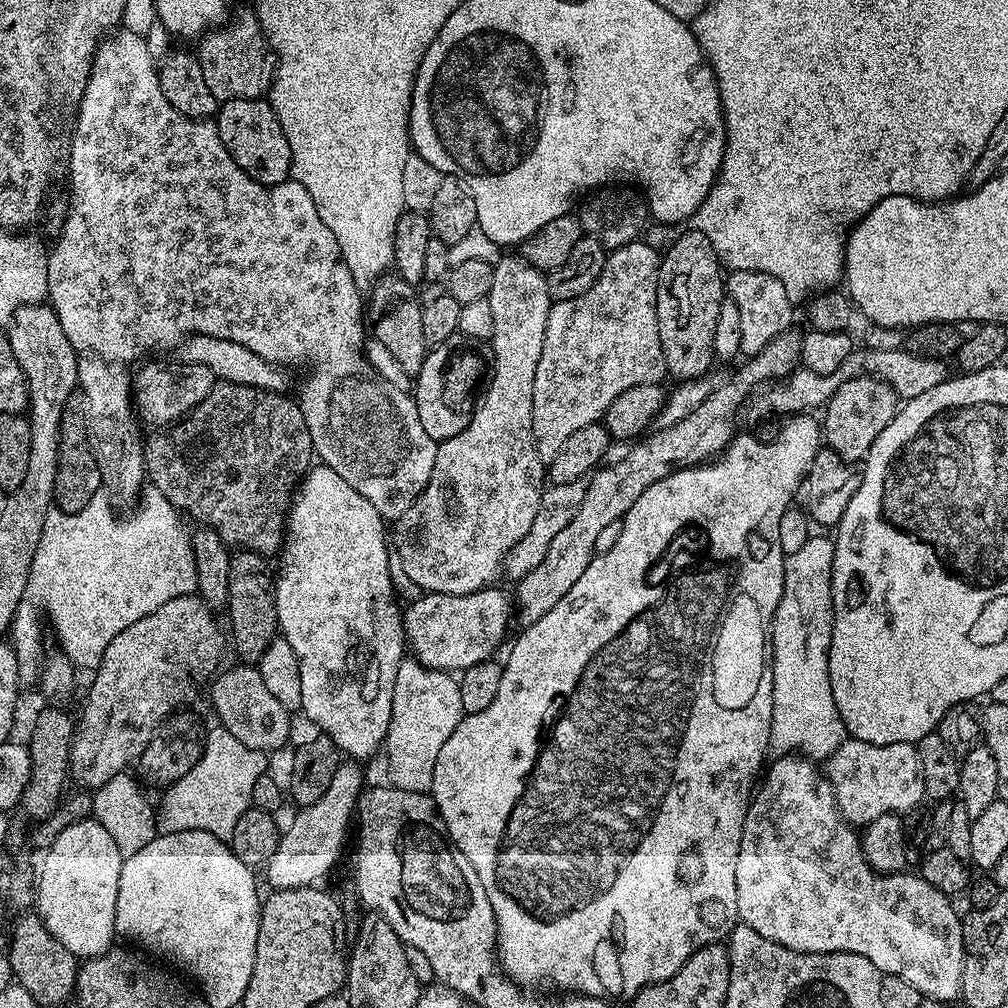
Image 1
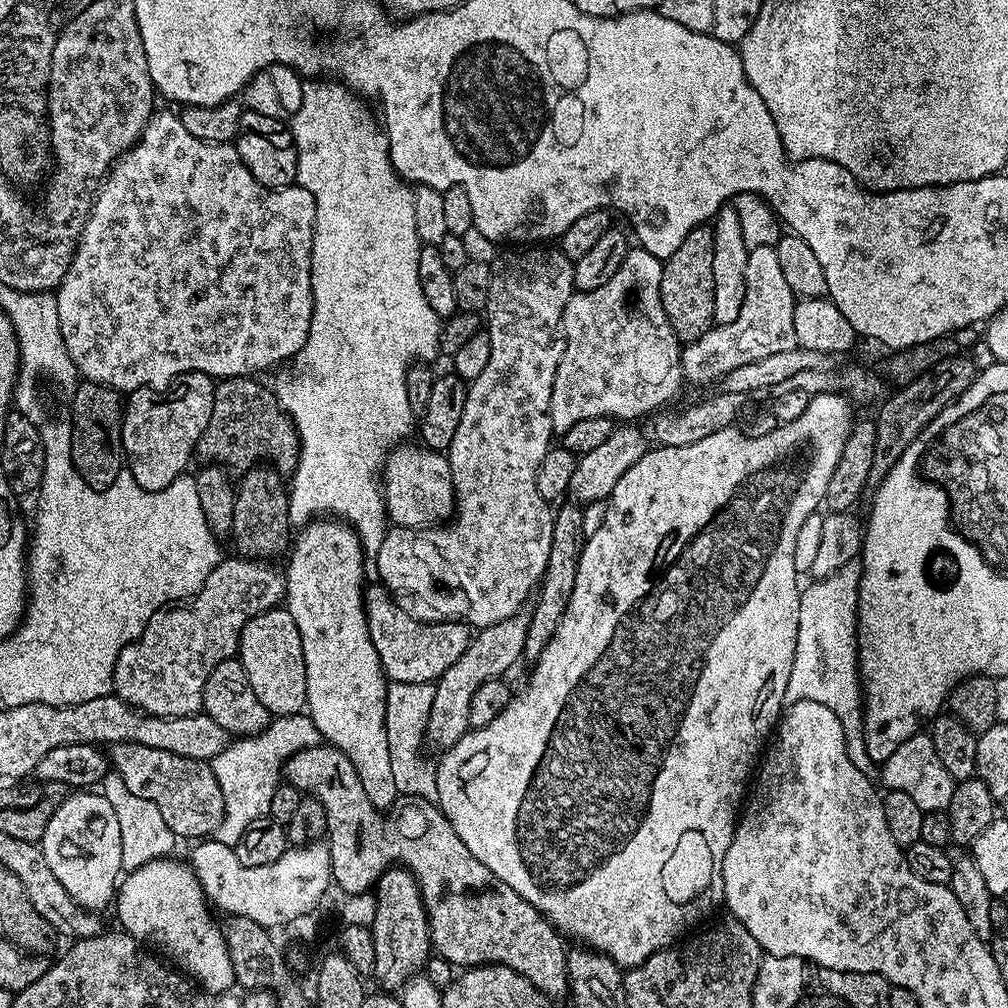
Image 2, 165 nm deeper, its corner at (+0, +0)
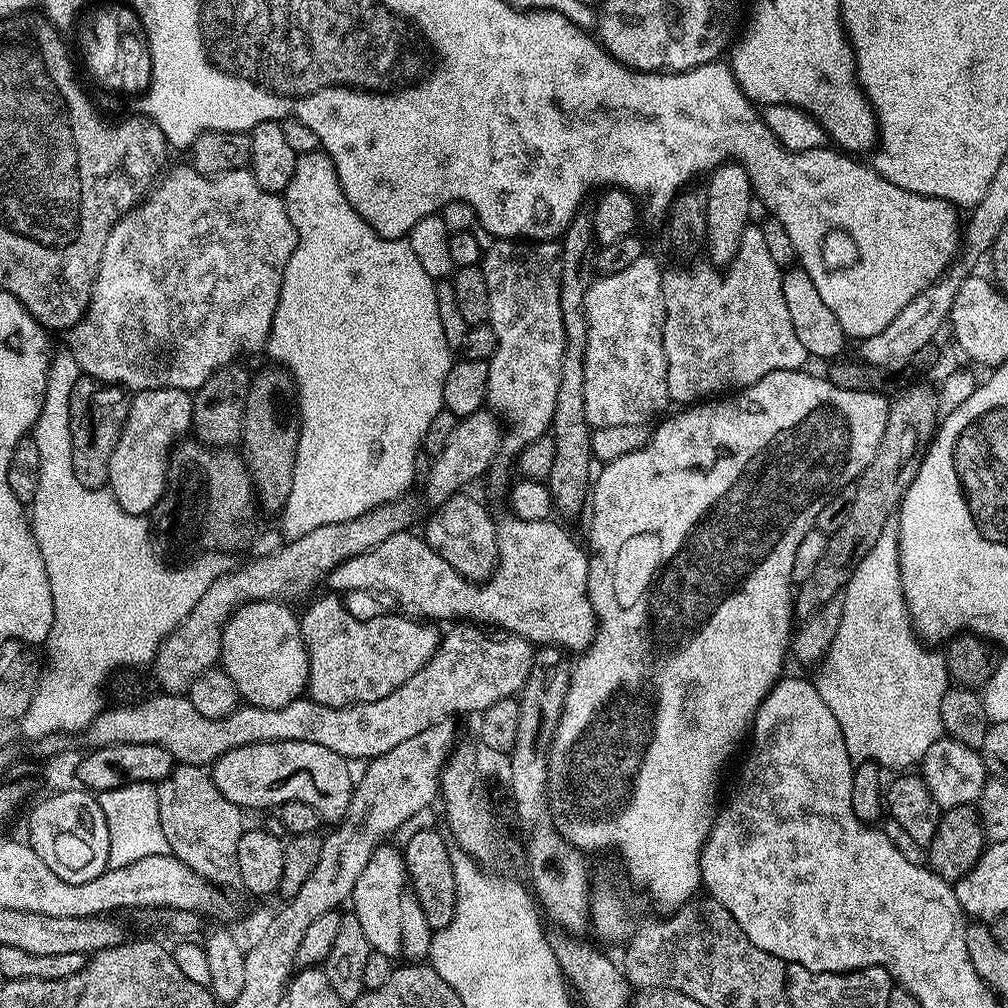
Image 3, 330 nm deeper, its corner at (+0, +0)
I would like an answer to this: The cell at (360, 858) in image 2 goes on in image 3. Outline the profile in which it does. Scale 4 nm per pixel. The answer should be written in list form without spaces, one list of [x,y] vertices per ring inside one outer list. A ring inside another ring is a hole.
[[[258,742],[250,746],[238,746],[226,754],[222,754],[210,766],[210,775],[214,786],[222,792],[223,797],[243,810],[249,808],[279,809],[281,804],[297,800],[306,802],[306,806],[314,806],[321,821],[339,822],[344,819],[350,806],[350,798],[354,787],[354,776],[348,773],[349,761],[334,754],[326,746],[318,746],[318,742]]]

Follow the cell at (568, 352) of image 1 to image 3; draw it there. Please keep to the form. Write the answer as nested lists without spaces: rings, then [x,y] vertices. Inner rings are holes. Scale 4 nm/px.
[[[652,254],[638,258],[626,270],[618,274],[600,276],[593,279],[586,294],[584,313],[588,323],[586,334],[586,408],[584,413],[592,428],[602,426],[630,426],[648,424],[655,412],[669,407],[668,387],[666,386],[666,350],[664,349],[664,272]]]

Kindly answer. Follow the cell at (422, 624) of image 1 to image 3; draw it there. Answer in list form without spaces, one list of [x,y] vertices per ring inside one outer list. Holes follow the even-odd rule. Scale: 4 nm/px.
[[[327,595],[314,601],[304,616],[302,612],[299,617],[308,651],[306,692],[314,702],[331,708],[378,702],[378,698],[394,694],[406,678],[414,678],[436,653],[442,632],[436,629],[439,627],[435,623],[420,618],[407,620],[404,616],[372,616],[369,620],[359,620],[344,609],[339,595]]]

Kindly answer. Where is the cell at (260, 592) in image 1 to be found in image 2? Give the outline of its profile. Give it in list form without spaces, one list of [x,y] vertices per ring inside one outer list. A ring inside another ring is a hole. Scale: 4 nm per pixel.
[[[257,466],[248,469],[239,477],[235,485],[236,501],[234,502],[234,518],[232,519],[232,531],[230,540],[236,543],[236,548],[241,557],[249,560],[263,560],[265,562],[275,561],[275,556],[283,557],[290,548],[290,525],[288,522],[288,494],[289,489],[286,482],[277,469],[271,466]]]

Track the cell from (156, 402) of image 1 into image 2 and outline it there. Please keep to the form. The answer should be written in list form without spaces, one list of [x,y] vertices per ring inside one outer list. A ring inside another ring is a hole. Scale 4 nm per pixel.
[[[201,372],[175,376],[165,388],[139,388],[127,393],[122,422],[122,446],[126,471],[142,490],[161,492],[174,478],[185,475],[188,459],[193,459],[196,443],[202,438],[214,410],[216,384]]]

